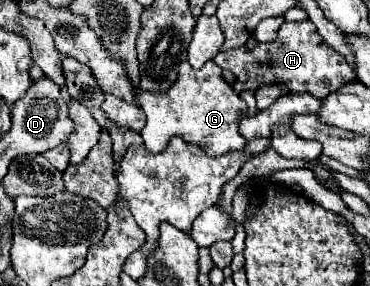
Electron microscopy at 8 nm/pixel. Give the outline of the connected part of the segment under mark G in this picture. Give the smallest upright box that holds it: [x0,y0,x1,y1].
[137,60,247,156]

